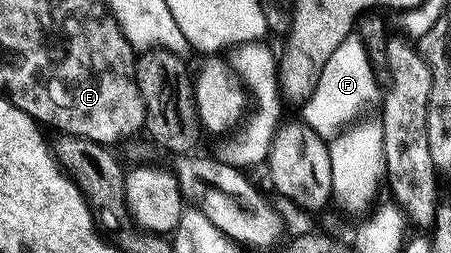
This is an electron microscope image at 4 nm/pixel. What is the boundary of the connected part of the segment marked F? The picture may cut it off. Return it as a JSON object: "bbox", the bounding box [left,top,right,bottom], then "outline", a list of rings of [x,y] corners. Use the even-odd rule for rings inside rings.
{"bbox":[301,32,379,138],"outline":[[[353,32],[333,50],[329,60],[325,62],[313,95],[301,108],[301,118],[307,126],[327,138],[336,135],[343,127],[352,123],[361,108],[376,95],[377,98],[378,94],[379,89],[365,46],[357,33]]]}

